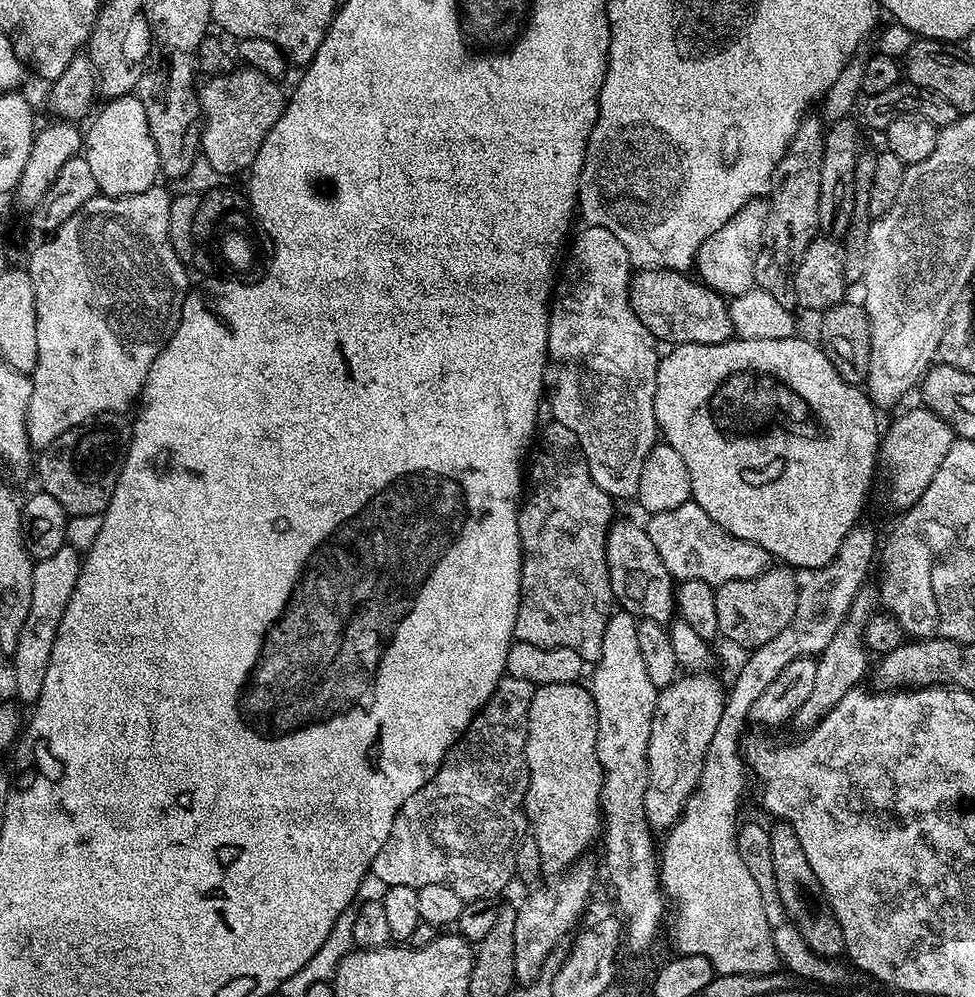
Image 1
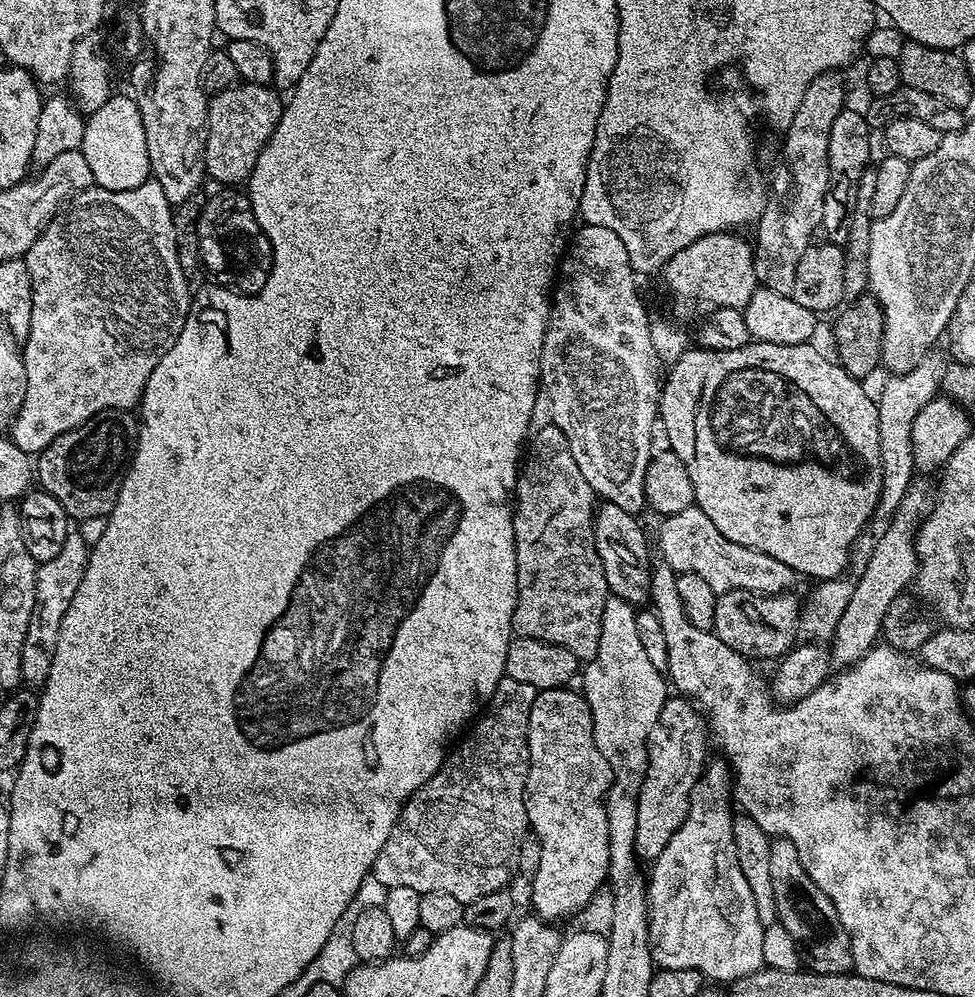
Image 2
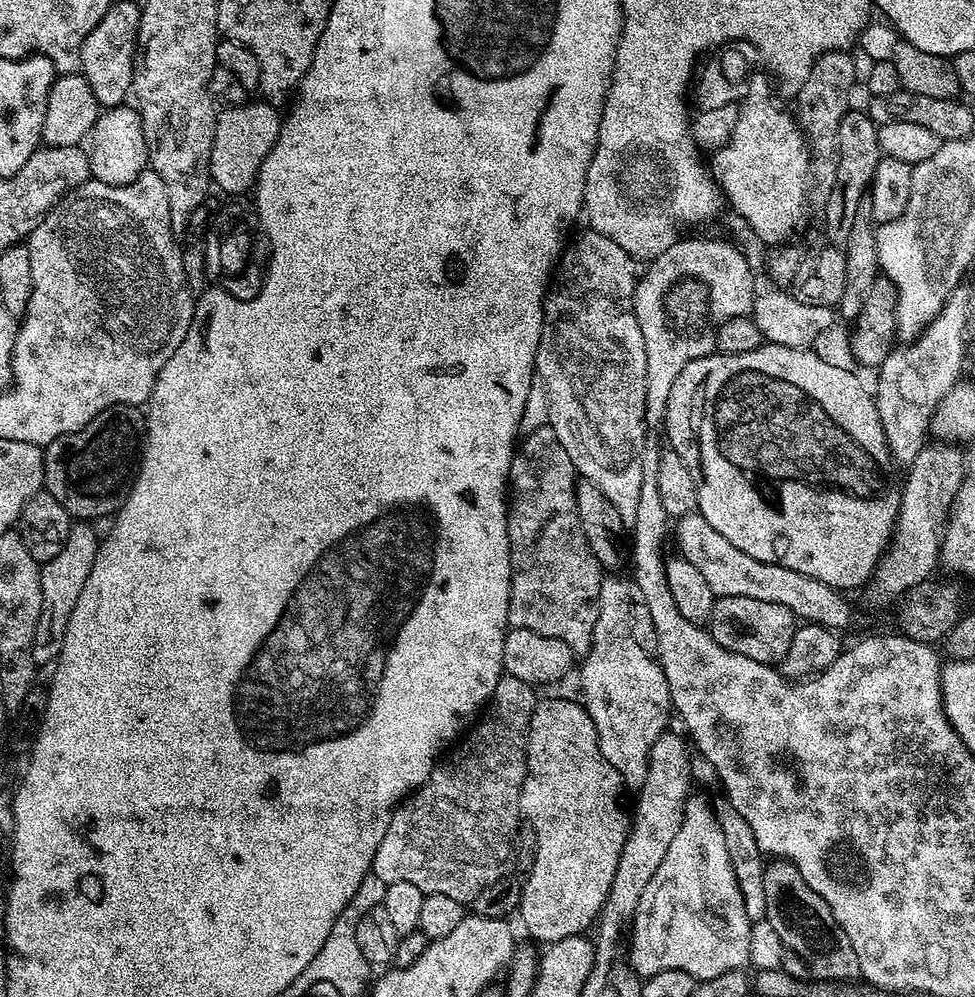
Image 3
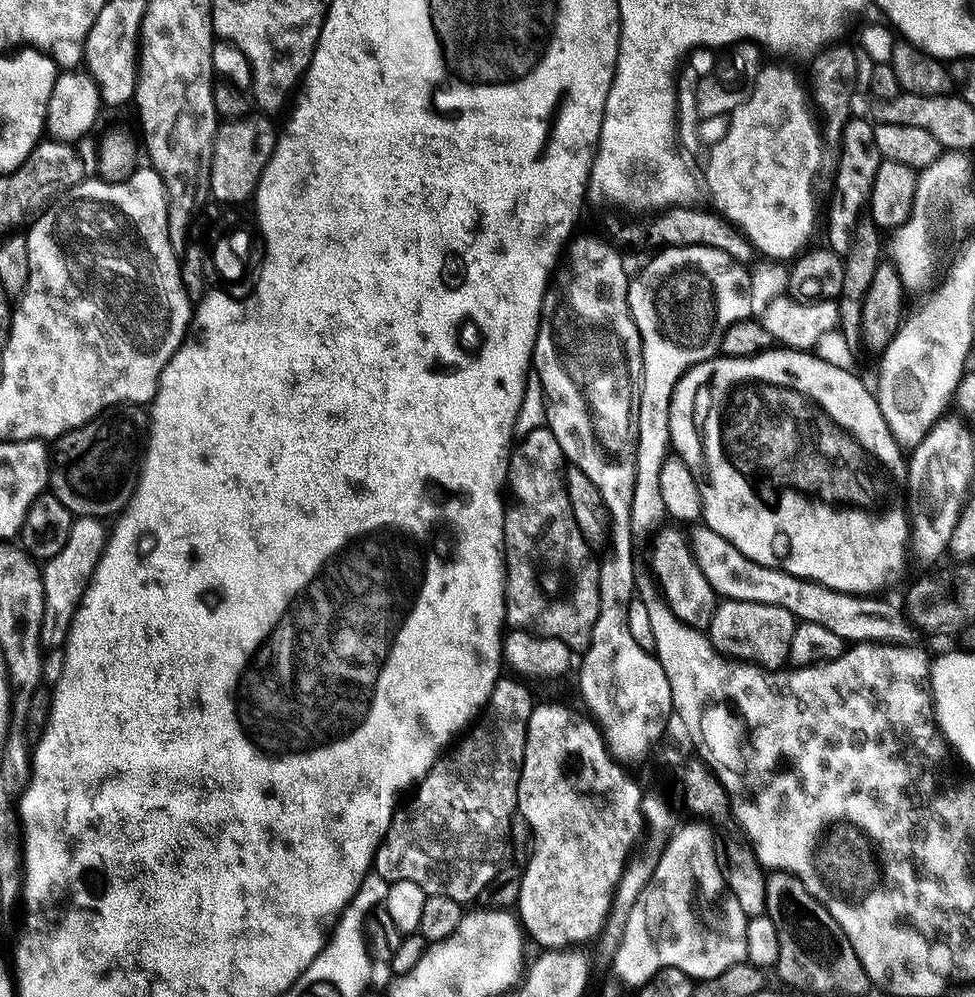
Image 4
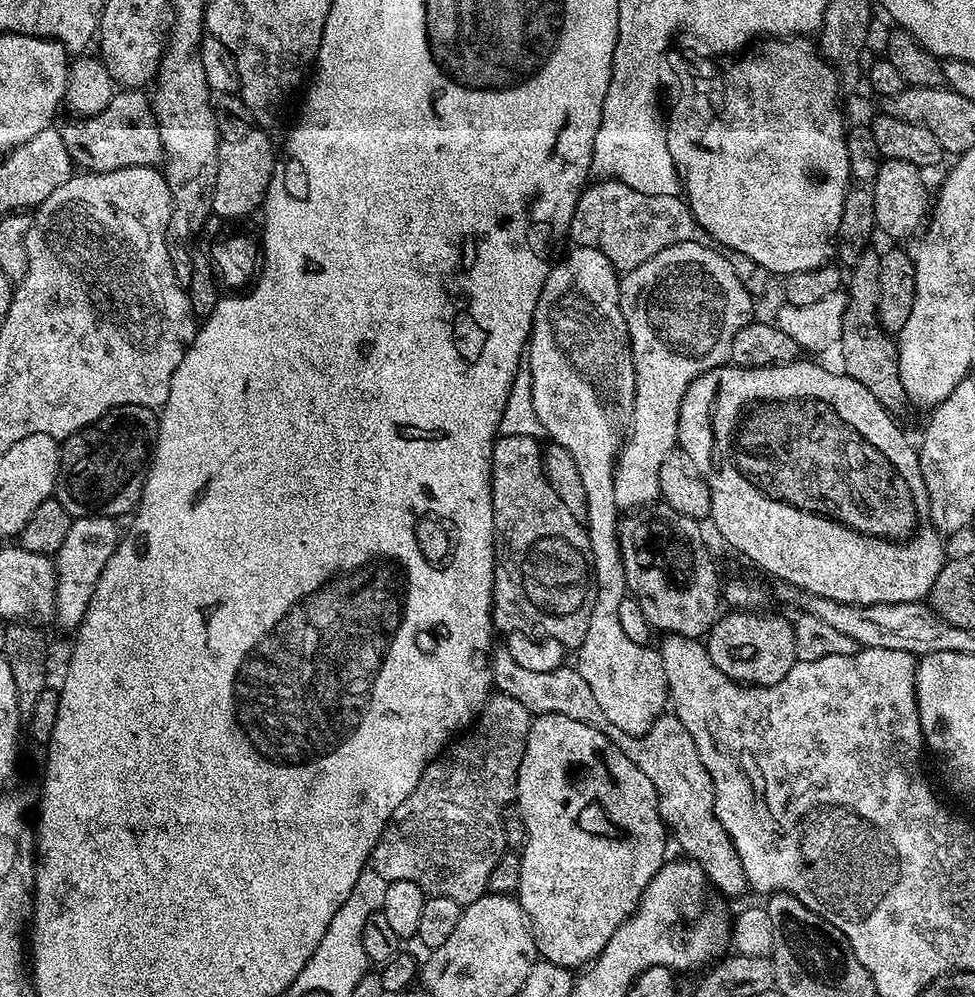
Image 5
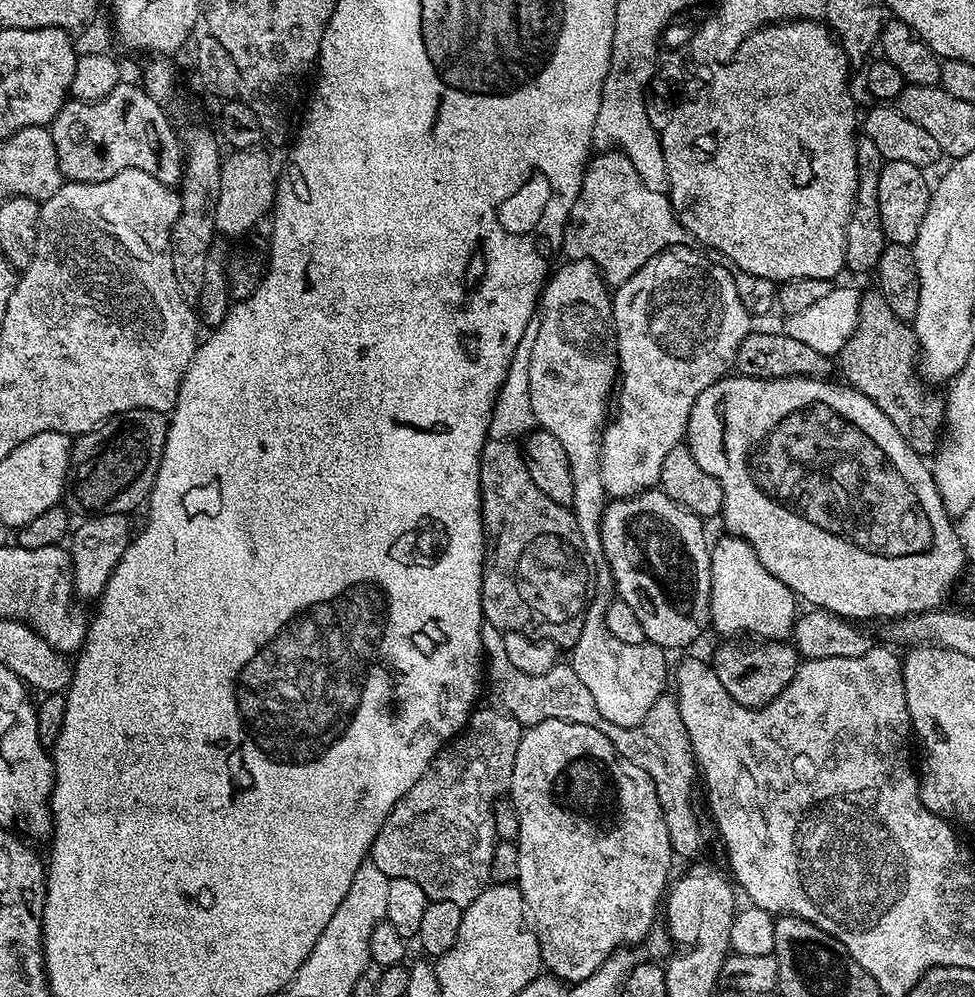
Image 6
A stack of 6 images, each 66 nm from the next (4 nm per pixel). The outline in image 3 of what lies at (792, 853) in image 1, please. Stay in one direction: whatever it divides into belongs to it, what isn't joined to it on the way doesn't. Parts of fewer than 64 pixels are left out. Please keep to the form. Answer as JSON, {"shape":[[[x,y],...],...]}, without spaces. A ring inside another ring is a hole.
{"shape":[[[772,858],[764,865],[764,877],[762,886],[766,886],[766,914],[764,920],[769,922],[784,943],[785,949],[796,956],[801,956],[808,963],[807,975],[814,980],[854,980],[861,979],[860,967],[858,966],[858,954],[854,954],[854,946],[850,946],[850,938],[842,926],[834,918],[830,906],[822,898],[822,894],[814,894],[806,878],[794,866],[794,862],[783,858]]]}

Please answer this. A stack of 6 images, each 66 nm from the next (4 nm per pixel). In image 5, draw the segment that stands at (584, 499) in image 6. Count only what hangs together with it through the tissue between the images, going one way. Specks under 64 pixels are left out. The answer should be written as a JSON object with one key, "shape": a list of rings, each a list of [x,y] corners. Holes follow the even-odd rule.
{"shape":[[[569,247],[569,252],[559,257],[556,263],[553,264],[550,274],[546,278],[546,282],[542,286],[542,294],[538,298],[538,306],[534,310],[534,322],[532,323],[532,334],[528,338],[528,346],[526,349],[526,363],[530,366],[530,374],[532,375],[532,393],[534,394],[534,410],[538,414],[538,418],[542,422],[545,433],[551,437],[557,444],[561,444],[570,452],[570,457],[574,458],[574,463],[578,466],[578,472],[581,474],[582,484],[585,486],[585,504],[586,516],[583,523],[588,529],[588,541],[590,542],[590,550],[592,551],[592,575],[596,581],[596,597],[594,598],[594,610],[590,610],[590,626],[586,626],[586,638],[582,638],[582,646],[575,649],[574,667],[580,672],[582,678],[586,680],[590,686],[591,693],[594,694],[595,701],[602,708],[602,713],[606,714],[606,718],[614,726],[618,726],[618,730],[622,730],[631,736],[641,736],[646,730],[650,730],[650,726],[660,716],[665,715],[666,709],[670,704],[670,693],[668,691],[668,683],[666,682],[666,670],[662,670],[662,658],[659,651],[655,647],[648,644],[639,644],[638,642],[630,642],[630,638],[626,638],[626,633],[622,630],[622,622],[618,618],[618,606],[622,606],[622,602],[629,595],[628,583],[626,582],[626,570],[624,569],[624,559],[620,553],[620,521],[622,519],[622,509],[614,500],[614,470],[616,469],[616,455],[620,452],[622,437],[626,432],[626,410],[631,409],[632,399],[634,398],[634,382],[636,381],[636,371],[634,370],[634,358],[632,357],[632,347],[630,346],[630,338],[626,330],[626,318],[622,318],[622,306],[620,305],[620,276],[616,268],[610,262],[610,258],[606,258],[606,254],[602,254],[602,250],[594,250],[593,248],[577,248]]]}

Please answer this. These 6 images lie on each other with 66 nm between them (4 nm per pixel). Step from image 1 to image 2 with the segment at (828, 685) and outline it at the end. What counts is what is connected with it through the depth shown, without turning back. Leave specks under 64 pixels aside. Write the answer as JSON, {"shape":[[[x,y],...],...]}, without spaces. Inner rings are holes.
{"shape":[[[919,486],[909,488],[907,494],[902,498],[886,534],[878,538],[878,546],[874,546],[874,554],[870,554],[870,562],[866,562],[866,570],[855,577],[856,585],[854,594],[850,594],[850,602],[846,605],[846,610],[842,613],[842,618],[838,618],[836,632],[830,641],[830,655],[833,665],[847,666],[857,664],[869,650],[881,639],[884,619],[890,610],[890,602],[898,598],[905,591],[907,584],[911,585],[918,575],[918,561],[916,558],[916,532],[920,528],[920,522],[928,515],[930,507],[930,496],[928,492]]]}

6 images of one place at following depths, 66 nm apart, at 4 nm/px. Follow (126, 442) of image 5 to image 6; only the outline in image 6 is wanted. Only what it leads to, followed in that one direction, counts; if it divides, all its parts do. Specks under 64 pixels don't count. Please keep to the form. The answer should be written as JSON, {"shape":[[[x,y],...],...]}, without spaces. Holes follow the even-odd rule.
{"shape":[[[135,408],[111,416],[72,441],[63,507],[77,517],[132,514],[152,492],[162,450],[166,446],[169,417],[163,412]]]}

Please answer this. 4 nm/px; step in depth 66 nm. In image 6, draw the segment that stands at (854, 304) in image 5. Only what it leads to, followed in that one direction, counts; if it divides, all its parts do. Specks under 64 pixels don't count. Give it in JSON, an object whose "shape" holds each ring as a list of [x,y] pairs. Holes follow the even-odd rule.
{"shape":[[[865,291],[861,295],[856,328],[838,353],[838,368],[844,371],[843,379],[848,387],[866,394],[866,398],[894,422],[898,434],[906,438],[915,452],[935,453],[944,427],[946,400],[941,393],[940,396],[936,393],[939,391],[935,387],[925,383],[918,371],[918,345],[913,325],[896,317],[881,291]]]}

